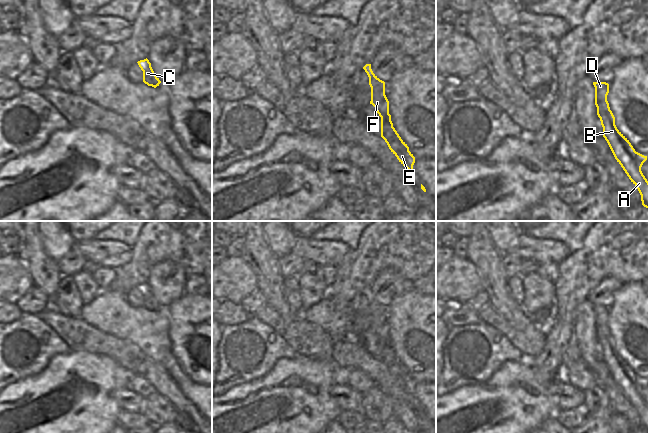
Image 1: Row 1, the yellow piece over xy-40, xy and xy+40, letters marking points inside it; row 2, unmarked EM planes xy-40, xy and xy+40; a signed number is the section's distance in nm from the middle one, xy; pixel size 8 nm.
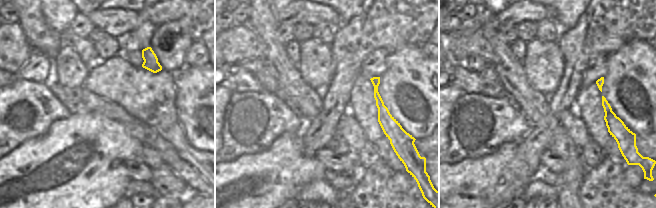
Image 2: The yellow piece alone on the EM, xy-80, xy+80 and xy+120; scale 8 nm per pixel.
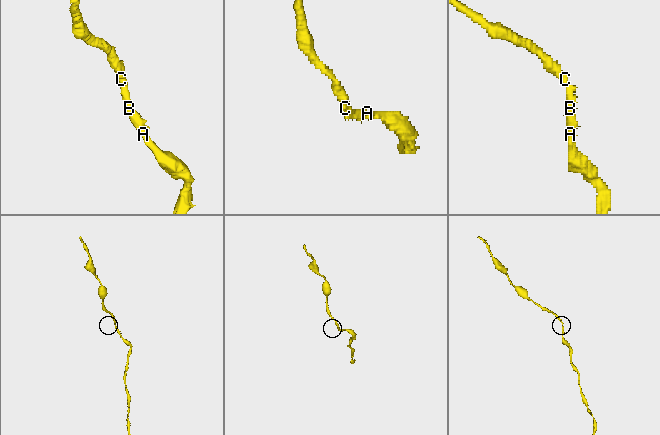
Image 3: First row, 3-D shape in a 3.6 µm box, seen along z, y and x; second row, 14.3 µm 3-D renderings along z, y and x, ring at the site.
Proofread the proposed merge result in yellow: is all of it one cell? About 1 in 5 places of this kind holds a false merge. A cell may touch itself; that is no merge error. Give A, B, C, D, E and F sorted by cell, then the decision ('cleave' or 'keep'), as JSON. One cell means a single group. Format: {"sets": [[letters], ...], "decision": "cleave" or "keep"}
{"sets": [["A", "B", "C", "D", "E", "F"]], "decision": "keep"}

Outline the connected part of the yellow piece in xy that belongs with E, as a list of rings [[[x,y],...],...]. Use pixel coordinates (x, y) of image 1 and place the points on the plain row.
[[[366,288],[363,293],[369,301],[371,311],[371,325],[381,341],[381,361],[387,367],[391,376],[399,386],[410,396],[413,396],[415,381],[409,375],[407,368],[401,363],[391,345],[389,338],[389,325],[385,319],[385,306],[380,304],[372,295],[371,288]]]

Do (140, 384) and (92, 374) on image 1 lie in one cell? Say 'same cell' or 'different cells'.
different cells

